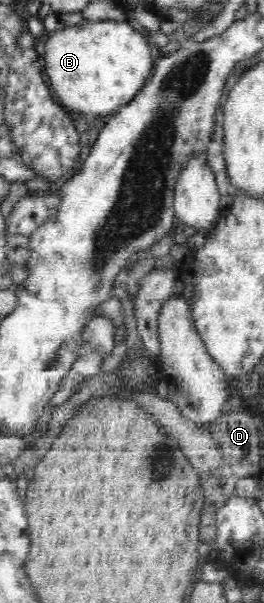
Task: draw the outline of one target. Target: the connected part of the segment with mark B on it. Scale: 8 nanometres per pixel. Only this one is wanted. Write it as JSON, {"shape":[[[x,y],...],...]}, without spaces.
{"shape":[[[84,19],[82,24],[55,31],[49,36],[45,43],[46,68],[44,70],[50,78],[51,88],[54,88],[60,104],[66,106],[66,110],[74,116],[83,112],[108,114],[128,104],[136,94],[139,94],[155,66],[151,54],[152,49],[147,43],[148,35],[144,34],[136,23],[129,20],[88,21]]]}

